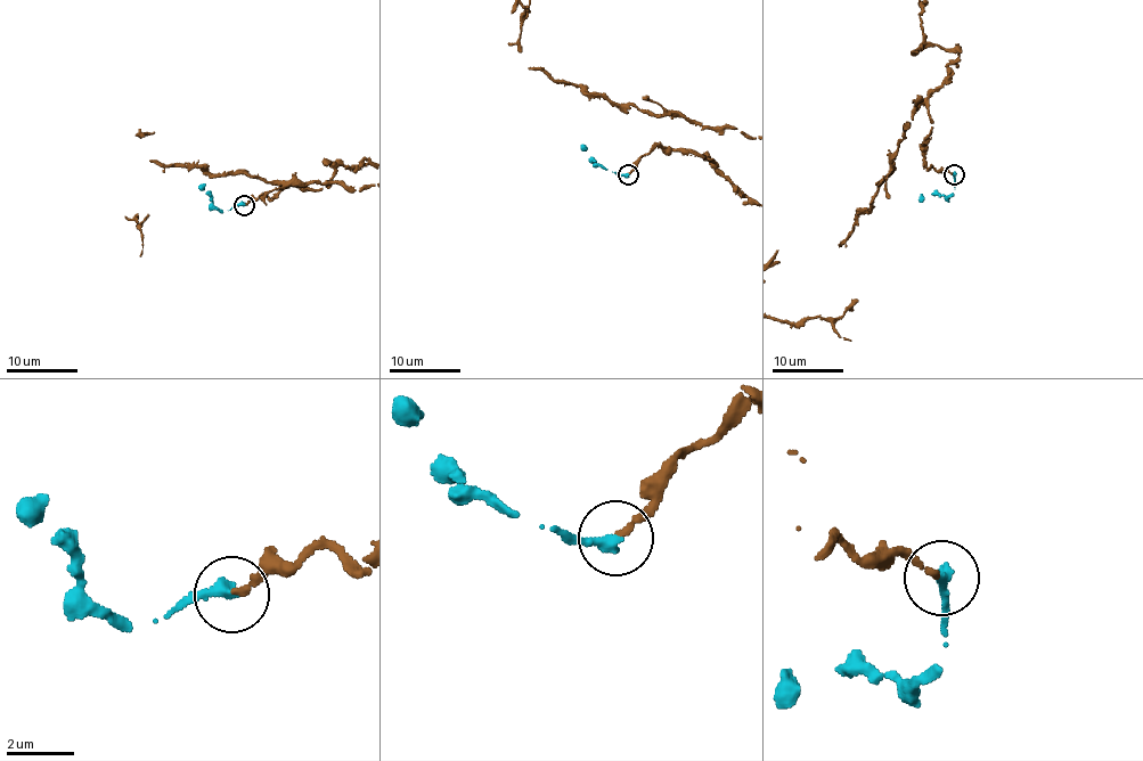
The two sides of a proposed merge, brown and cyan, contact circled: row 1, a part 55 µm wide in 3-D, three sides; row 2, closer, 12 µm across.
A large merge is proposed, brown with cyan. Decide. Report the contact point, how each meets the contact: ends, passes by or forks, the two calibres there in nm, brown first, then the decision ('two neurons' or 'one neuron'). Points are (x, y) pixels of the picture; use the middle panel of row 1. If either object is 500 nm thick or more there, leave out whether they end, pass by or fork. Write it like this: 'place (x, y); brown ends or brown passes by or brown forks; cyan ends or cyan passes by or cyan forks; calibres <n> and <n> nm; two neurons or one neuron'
place (628, 174); brown ends; cyan ends; calibres 170 and 360 nm; one neuron

